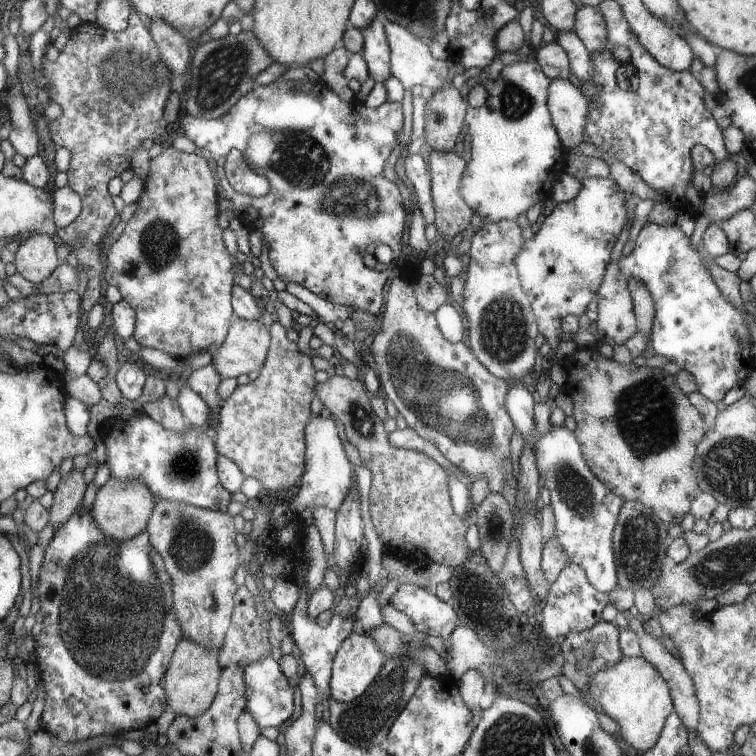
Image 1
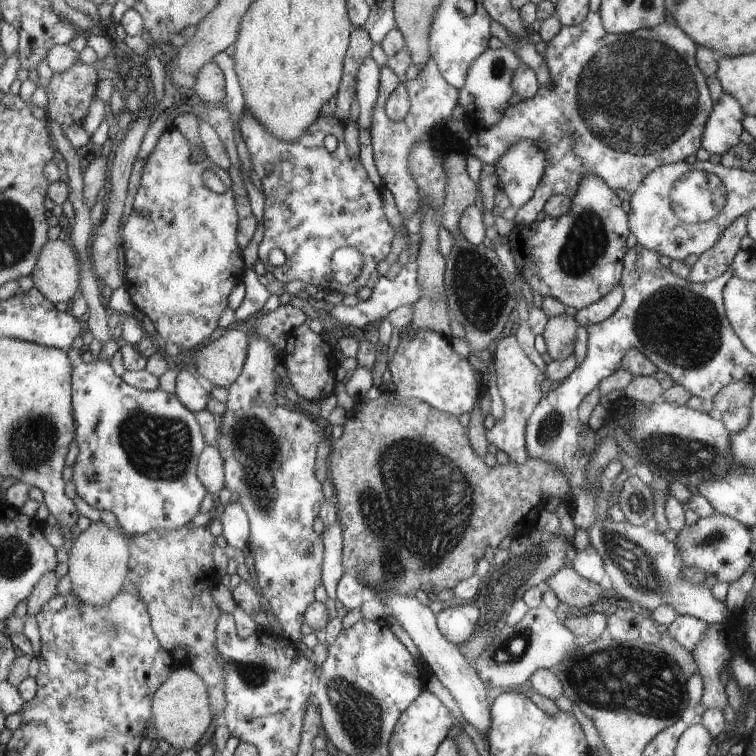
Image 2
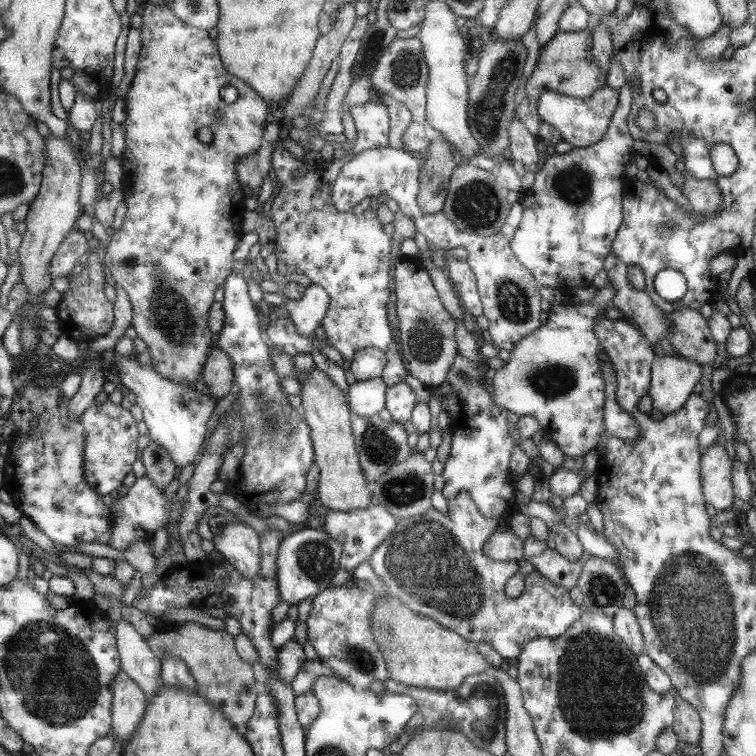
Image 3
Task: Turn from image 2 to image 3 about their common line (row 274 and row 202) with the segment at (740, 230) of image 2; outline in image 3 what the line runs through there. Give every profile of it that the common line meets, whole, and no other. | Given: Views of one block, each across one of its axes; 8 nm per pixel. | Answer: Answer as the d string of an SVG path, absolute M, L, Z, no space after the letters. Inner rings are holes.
M682 170L683 184L680 191L687 199L688 209L698 215L712 215L719 210L721 193L713 179L695 180L689 172Z

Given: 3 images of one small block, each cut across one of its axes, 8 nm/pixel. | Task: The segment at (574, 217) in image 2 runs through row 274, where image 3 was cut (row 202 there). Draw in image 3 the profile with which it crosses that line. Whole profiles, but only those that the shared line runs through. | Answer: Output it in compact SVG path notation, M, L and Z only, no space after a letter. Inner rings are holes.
M623 84L619 89L618 108L602 139L585 148L542 158L534 183L519 202L523 208L522 221L511 239L511 248L541 287L562 290L564 295L578 286L589 287L611 253L611 245L622 224L621 174L635 155L634 140L625 122L633 102L632 86Z

